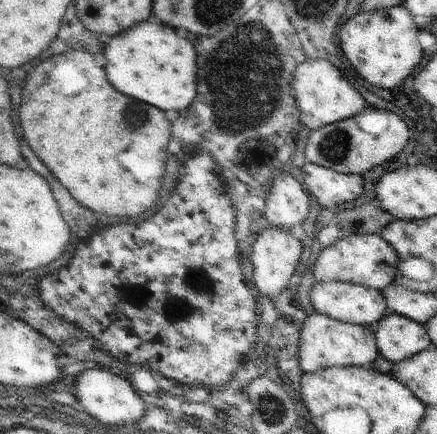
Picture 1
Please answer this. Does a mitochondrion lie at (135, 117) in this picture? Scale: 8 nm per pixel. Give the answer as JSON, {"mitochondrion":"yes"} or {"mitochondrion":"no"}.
{"mitochondrion":"yes"}

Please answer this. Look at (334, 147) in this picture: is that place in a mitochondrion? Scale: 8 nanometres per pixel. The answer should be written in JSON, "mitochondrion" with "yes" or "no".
{"mitochondrion":"yes"}

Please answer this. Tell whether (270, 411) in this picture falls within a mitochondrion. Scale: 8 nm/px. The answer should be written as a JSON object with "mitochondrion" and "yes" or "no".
{"mitochondrion":"yes"}

